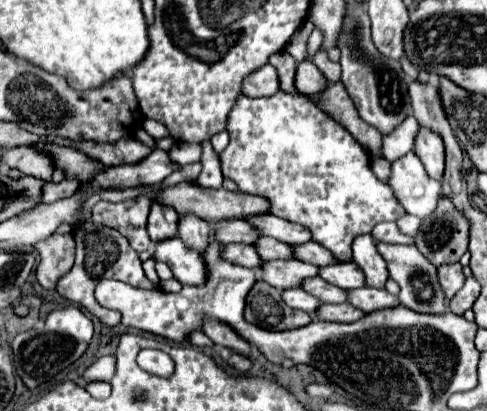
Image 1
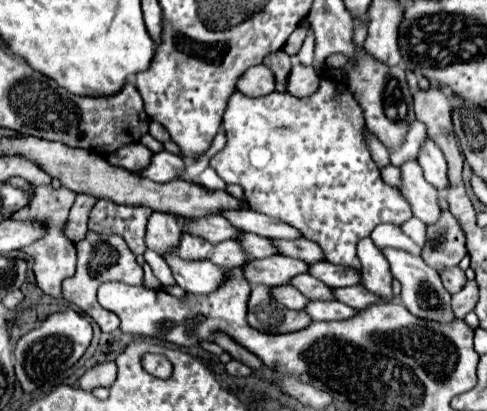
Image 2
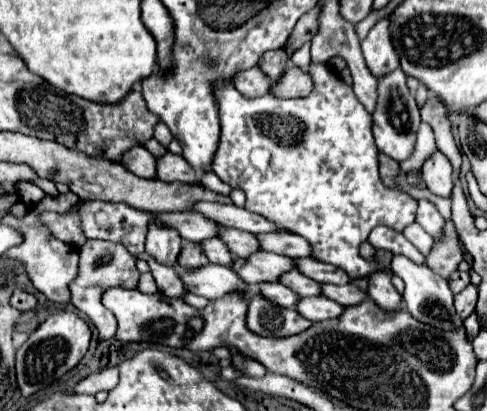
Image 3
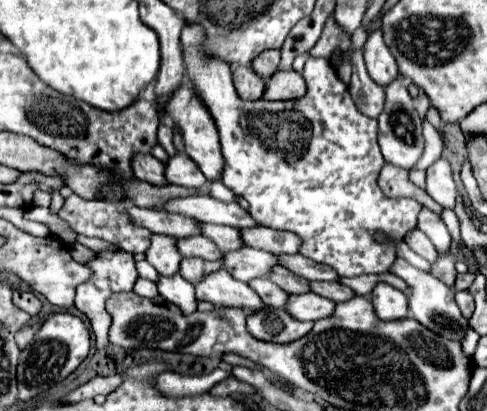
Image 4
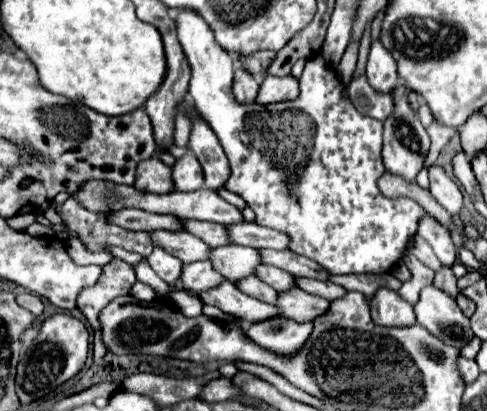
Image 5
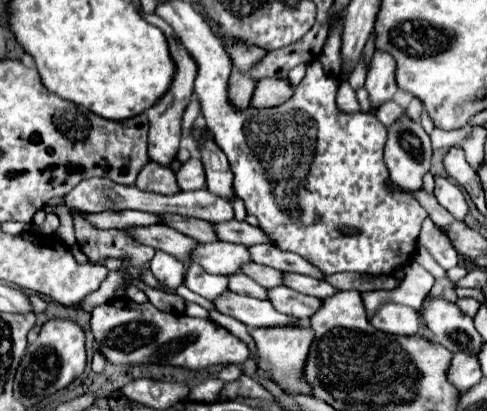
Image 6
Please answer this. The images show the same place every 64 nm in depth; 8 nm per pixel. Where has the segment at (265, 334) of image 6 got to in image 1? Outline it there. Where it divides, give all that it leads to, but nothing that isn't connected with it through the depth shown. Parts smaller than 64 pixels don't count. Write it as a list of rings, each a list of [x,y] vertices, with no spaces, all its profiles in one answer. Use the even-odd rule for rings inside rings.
[[[258,280],[246,296],[244,318],[264,330],[292,330],[312,322],[310,314],[284,304],[282,292]]]

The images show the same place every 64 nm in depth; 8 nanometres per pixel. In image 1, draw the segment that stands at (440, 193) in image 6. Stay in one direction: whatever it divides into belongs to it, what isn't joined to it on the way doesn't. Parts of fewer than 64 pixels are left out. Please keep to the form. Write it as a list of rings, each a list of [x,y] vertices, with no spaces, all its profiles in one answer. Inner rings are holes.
[[[420,126],[416,140],[414,140],[414,152],[424,162],[428,176],[442,180],[444,174],[444,140],[438,132]]]

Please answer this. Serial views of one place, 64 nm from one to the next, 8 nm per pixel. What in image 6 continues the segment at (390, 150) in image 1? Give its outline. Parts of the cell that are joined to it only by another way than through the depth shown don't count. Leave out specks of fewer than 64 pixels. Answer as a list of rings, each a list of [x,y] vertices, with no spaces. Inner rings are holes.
[[[466,128],[462,130],[432,130],[432,148],[448,148],[448,146],[458,146],[466,138]]]

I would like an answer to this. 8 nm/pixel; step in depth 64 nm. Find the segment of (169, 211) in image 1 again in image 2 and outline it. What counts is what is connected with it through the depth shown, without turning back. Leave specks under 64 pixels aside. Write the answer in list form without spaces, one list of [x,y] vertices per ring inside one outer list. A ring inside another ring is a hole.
[[[152,212],[148,220],[148,230],[146,230],[146,244],[154,252],[168,252],[172,244],[178,246],[180,242],[180,224],[182,220],[174,214],[168,212]]]

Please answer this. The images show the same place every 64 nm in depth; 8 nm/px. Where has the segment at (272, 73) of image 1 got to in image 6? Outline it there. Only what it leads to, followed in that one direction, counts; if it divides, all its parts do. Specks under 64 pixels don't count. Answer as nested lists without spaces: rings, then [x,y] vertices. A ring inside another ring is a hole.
[[[234,70],[230,76],[230,100],[236,108],[248,108],[252,94],[256,88],[256,80],[252,80],[248,74],[242,74],[240,70]]]

